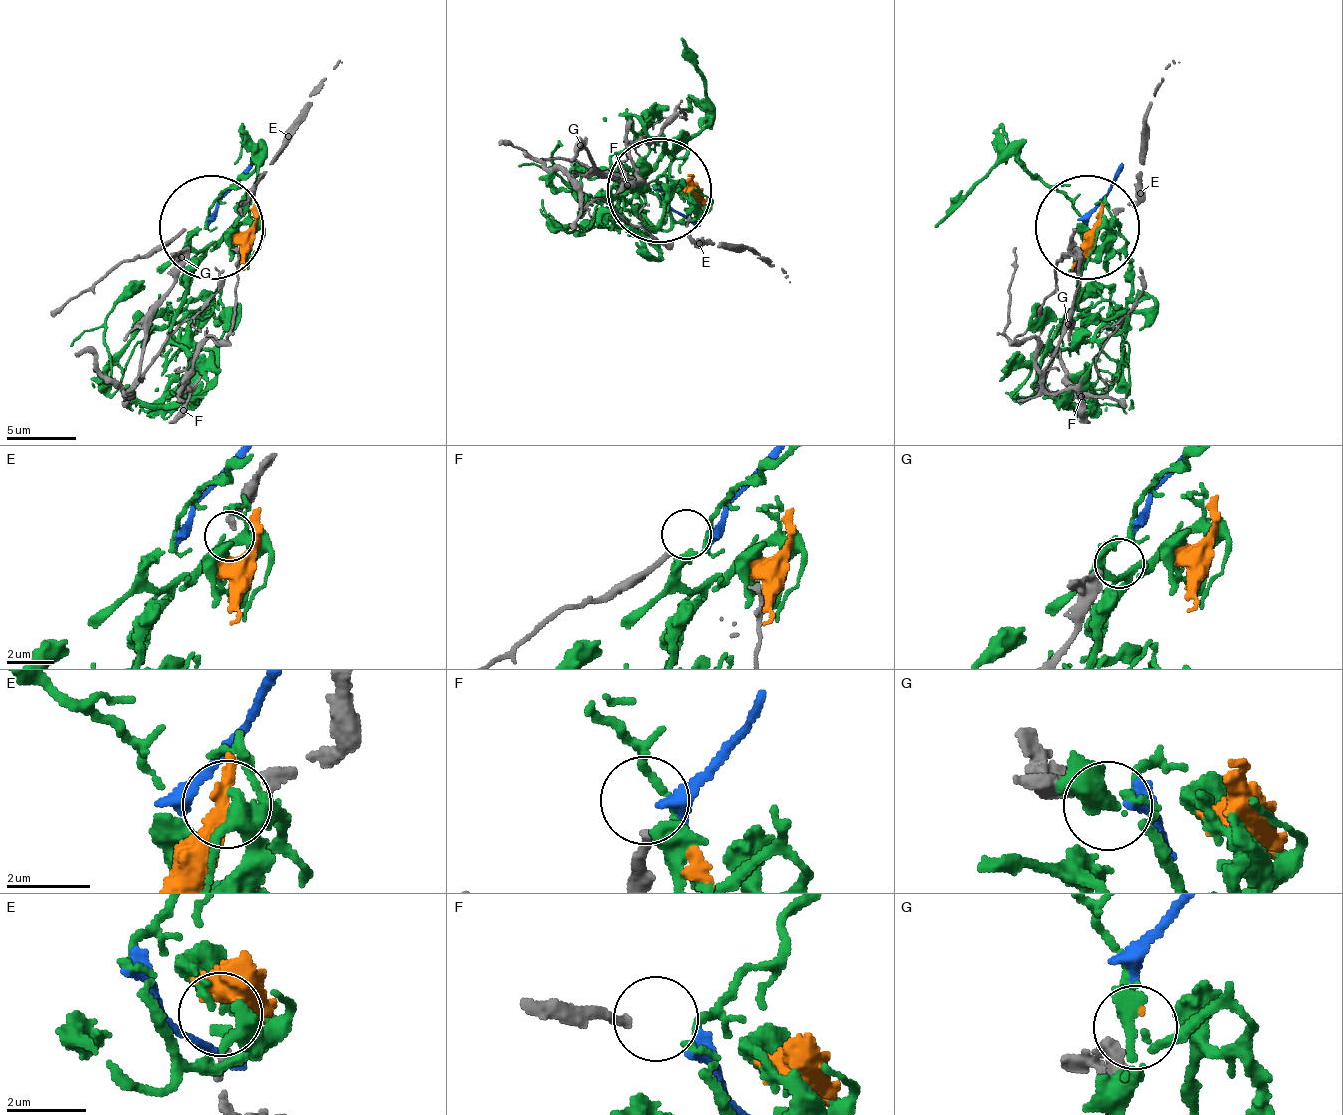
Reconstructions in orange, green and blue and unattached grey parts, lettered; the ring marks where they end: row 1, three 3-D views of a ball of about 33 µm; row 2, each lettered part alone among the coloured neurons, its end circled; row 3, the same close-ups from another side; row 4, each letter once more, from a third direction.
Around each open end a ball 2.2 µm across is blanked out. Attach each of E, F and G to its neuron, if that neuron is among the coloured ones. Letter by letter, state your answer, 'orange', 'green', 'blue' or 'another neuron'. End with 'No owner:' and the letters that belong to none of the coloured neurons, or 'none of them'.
E: orange
F: another neuron
G: blue
No owner: F

